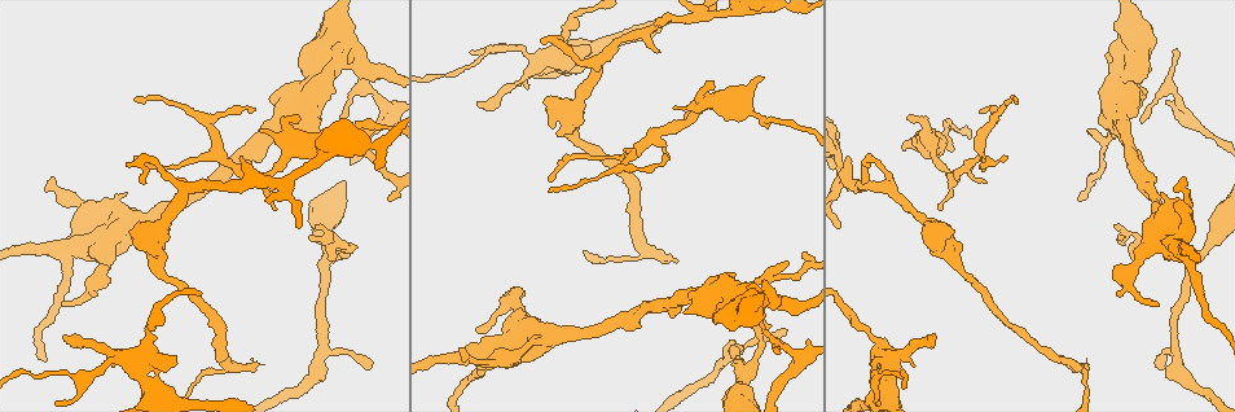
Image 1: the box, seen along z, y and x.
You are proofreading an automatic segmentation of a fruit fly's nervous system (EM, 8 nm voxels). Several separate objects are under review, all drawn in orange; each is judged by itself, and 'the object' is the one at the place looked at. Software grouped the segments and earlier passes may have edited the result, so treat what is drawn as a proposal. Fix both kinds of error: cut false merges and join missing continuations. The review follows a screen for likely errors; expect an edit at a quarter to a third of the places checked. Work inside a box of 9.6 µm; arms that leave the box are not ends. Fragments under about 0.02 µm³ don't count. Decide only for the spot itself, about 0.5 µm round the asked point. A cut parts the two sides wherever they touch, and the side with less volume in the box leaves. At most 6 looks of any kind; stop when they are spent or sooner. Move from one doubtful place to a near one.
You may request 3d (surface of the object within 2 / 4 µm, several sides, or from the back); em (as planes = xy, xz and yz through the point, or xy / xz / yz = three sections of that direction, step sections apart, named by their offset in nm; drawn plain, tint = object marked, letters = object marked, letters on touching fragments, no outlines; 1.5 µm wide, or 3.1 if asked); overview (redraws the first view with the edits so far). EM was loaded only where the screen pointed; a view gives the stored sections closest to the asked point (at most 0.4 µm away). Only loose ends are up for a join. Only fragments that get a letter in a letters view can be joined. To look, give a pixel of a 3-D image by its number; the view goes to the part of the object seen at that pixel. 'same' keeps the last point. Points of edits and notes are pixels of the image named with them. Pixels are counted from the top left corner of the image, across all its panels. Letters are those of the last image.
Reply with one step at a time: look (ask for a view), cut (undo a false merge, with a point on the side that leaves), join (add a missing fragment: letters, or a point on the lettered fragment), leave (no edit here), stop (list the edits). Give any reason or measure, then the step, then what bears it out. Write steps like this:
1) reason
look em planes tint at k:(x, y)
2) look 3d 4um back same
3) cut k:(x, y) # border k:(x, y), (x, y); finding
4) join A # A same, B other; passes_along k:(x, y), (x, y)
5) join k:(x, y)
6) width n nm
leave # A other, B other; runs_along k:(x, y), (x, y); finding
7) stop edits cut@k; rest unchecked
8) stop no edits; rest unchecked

an open end
look em planes letters at 1:(759, 75)

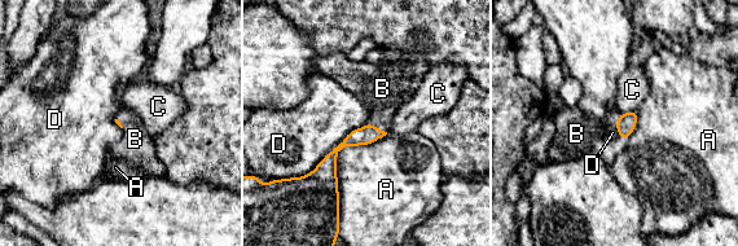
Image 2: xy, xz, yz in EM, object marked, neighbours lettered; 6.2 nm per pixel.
join B # A other, B same, C other, D other; passes_along 2:(369, 134), (377, 127), (382, 88); the cell continues

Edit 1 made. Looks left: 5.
look overview

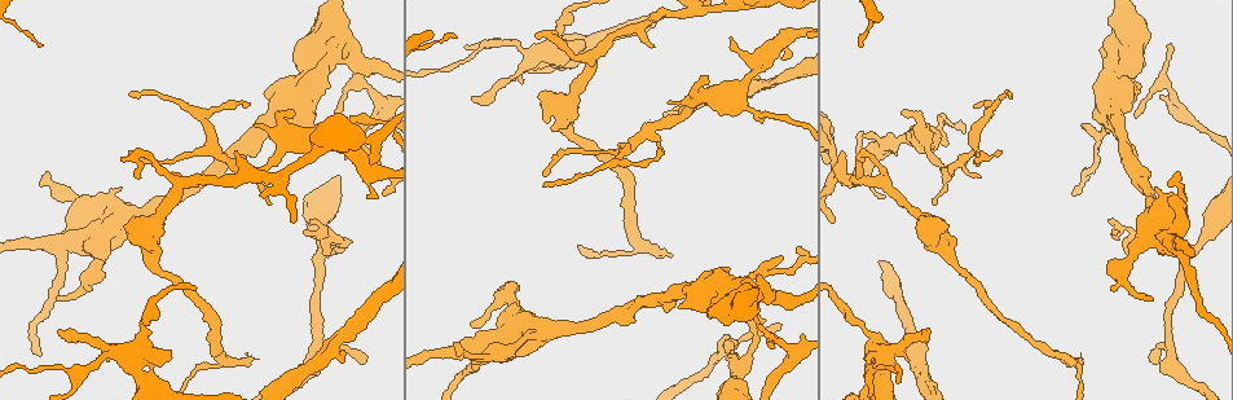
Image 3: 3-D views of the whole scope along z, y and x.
thin end
look em yz step 4 plain at 3:(858, 179)

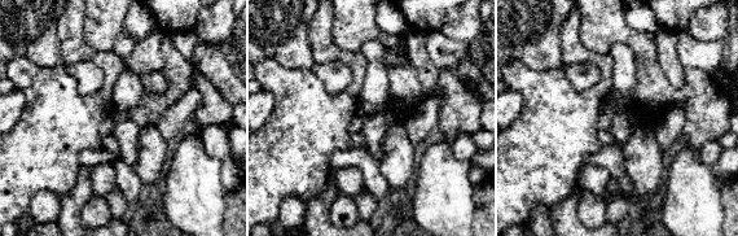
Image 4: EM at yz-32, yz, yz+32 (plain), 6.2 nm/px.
what lies round it
look em yz step 4 letters same

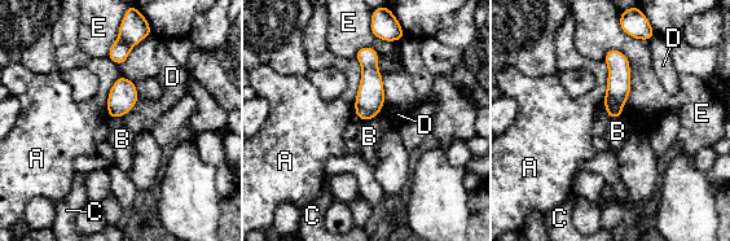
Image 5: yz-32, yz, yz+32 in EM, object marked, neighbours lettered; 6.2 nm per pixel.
leave # A other, B other, C other, D other, E other; none of them fits

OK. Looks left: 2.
branch stops here
look em yz step 4 letters at 3:(58, 299)

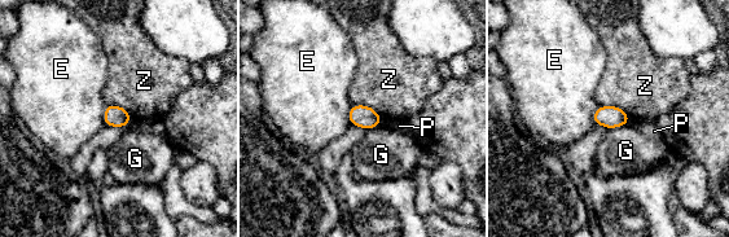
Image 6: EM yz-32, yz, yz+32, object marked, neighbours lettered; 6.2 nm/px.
cut it another way
look em planes letters same

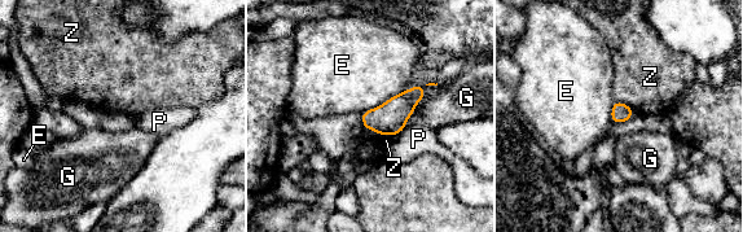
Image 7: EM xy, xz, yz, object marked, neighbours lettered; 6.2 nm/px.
longest_contact E 320 nm
leave # E other, G other, P other, Z other; no lettered fragment goes on from it

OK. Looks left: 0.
stop edits join@2; rest unchecked

